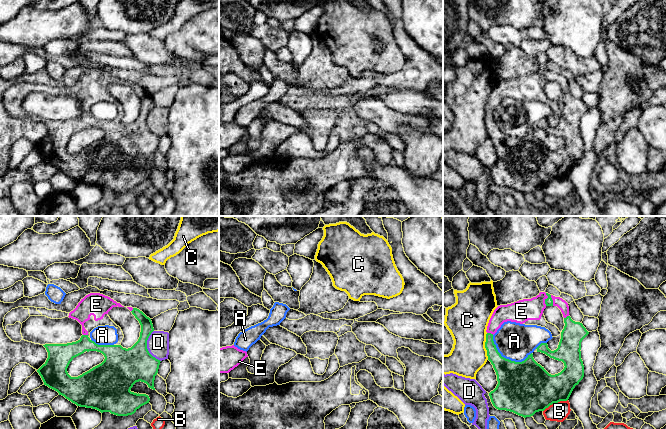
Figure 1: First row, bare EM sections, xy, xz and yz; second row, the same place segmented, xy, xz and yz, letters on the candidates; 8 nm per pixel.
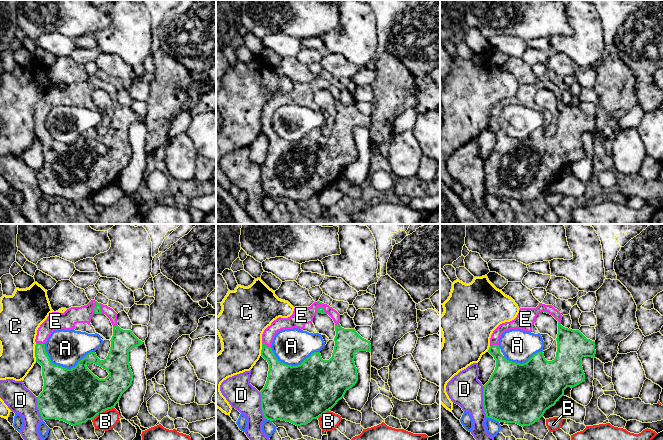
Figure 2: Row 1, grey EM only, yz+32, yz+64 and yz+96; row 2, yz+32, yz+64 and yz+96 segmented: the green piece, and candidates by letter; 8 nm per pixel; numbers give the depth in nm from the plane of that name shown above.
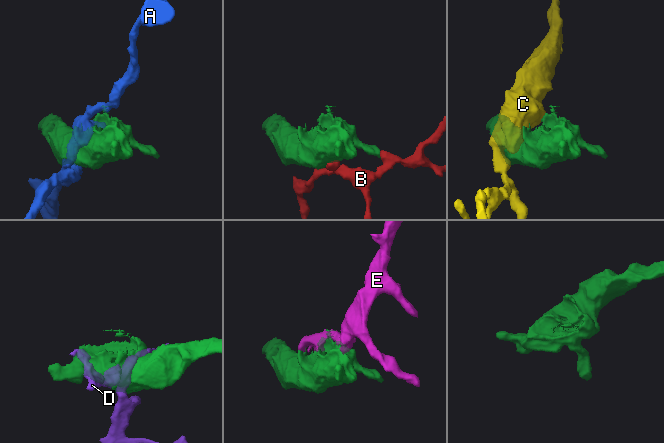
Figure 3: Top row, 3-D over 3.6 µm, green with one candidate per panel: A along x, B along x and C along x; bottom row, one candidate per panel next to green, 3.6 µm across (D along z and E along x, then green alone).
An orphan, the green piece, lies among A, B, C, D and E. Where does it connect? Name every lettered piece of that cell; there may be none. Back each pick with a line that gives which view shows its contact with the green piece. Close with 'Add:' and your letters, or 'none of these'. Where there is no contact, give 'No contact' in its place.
E: Touches green in yz
Add: E

